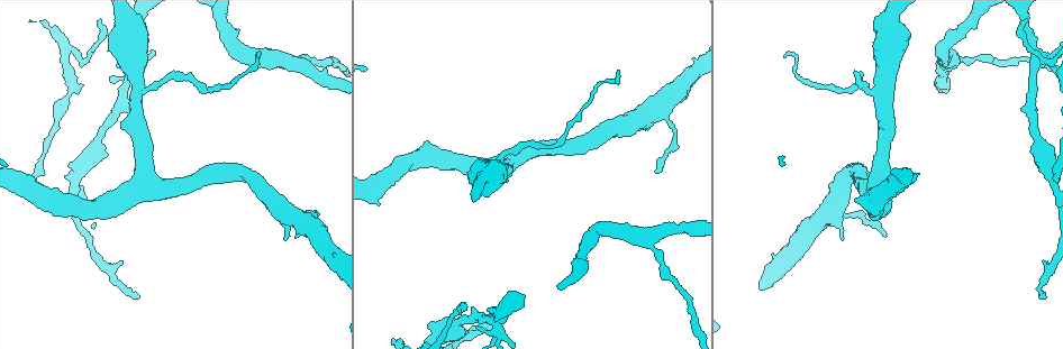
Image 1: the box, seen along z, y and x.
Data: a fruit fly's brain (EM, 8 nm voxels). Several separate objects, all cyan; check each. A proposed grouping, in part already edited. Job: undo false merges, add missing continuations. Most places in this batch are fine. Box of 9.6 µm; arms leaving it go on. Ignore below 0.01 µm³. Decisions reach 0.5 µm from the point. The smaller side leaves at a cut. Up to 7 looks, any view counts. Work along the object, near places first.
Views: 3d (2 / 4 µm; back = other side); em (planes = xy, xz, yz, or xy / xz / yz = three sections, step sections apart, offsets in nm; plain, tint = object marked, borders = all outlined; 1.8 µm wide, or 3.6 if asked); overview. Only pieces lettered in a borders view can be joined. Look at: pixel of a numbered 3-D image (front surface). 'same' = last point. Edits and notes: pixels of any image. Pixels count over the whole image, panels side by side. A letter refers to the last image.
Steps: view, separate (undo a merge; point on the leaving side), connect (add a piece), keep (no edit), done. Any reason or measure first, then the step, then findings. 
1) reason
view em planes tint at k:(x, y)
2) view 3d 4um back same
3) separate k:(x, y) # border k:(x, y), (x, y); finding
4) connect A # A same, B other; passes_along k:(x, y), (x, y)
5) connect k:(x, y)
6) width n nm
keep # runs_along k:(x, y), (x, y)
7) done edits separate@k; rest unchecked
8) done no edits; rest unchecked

abrupt turn
view em xz step 16 tint at 1:(491, 320)

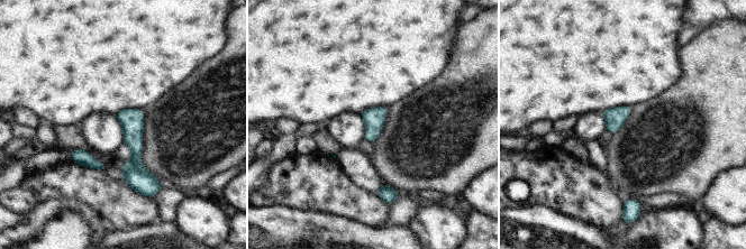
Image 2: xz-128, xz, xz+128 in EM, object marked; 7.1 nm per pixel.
view em planes borders same

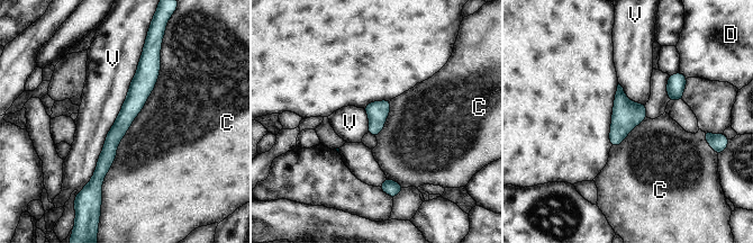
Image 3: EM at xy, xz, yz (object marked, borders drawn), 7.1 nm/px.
longest_contact C 1100 nm
keep # C other, D other, V other; runs_along 3:(148, 55), (99, 180); one cell here

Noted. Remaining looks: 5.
tapers out
view 3d 2um at 1:(618, 71)

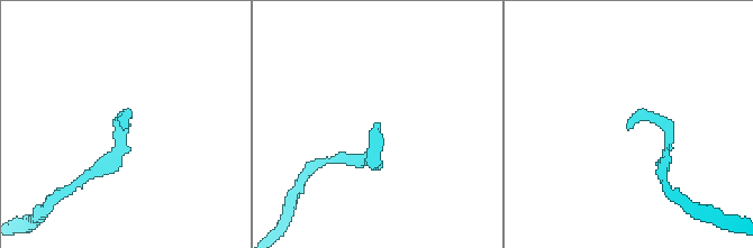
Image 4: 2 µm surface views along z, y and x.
need the tissue
view em planes plain at 4:(374, 128)

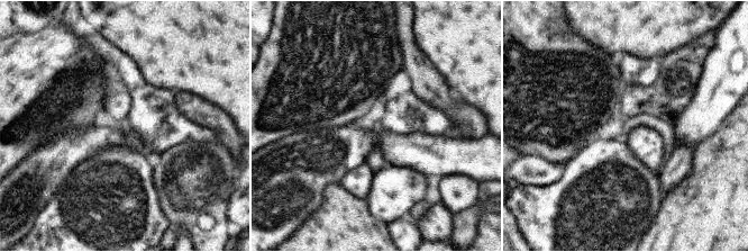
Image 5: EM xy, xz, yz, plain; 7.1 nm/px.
see the neighbours
view em planes borders same

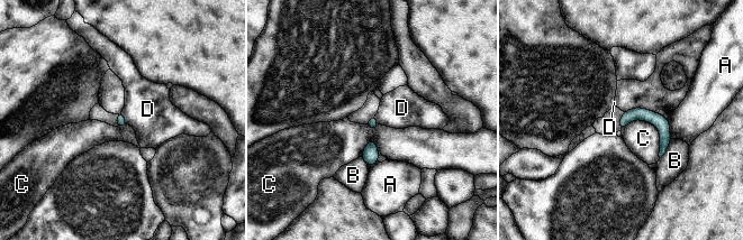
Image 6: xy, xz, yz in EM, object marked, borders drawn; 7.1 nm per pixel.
width 70 nm
keep # A other, B other, C other, D other; no lettered piece goes on from it

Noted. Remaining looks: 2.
thin end
view 3d 4um at 1:(123, 260)

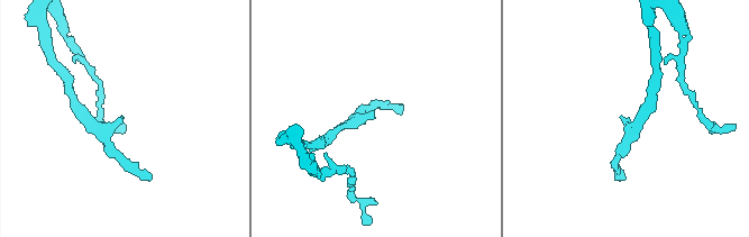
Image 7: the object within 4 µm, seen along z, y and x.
need the tissue
view em 3.6um planes borders at 7:(123, 119)

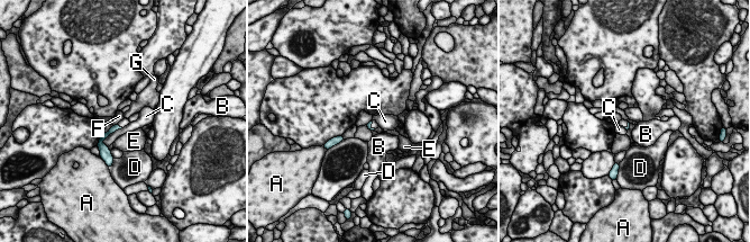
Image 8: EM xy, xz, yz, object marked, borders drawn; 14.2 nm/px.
keep # A other, B other, C other, D other, E other, F other, G other; border 8:(121, 127), (110, 133), (101, 142); no lettered piece goes on from it

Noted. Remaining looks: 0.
done no edits; rest unchecked

